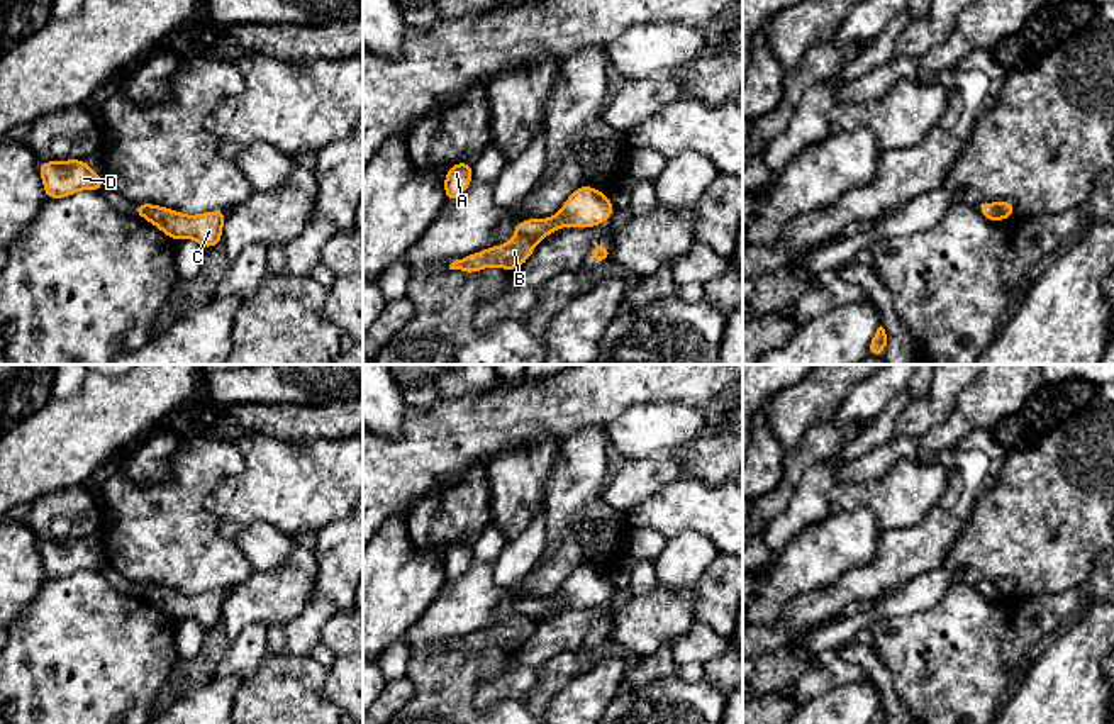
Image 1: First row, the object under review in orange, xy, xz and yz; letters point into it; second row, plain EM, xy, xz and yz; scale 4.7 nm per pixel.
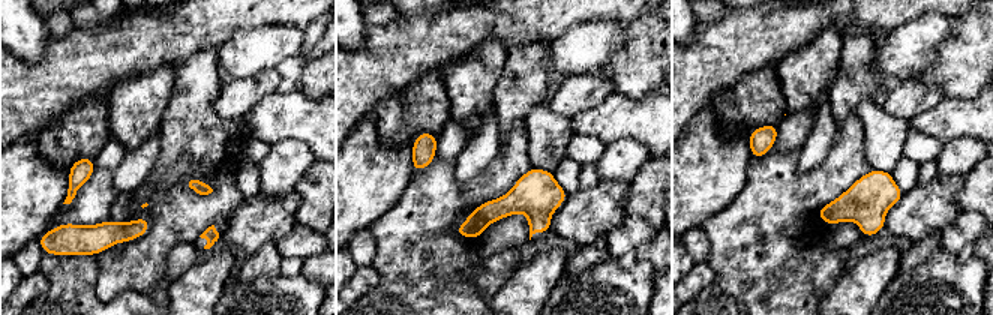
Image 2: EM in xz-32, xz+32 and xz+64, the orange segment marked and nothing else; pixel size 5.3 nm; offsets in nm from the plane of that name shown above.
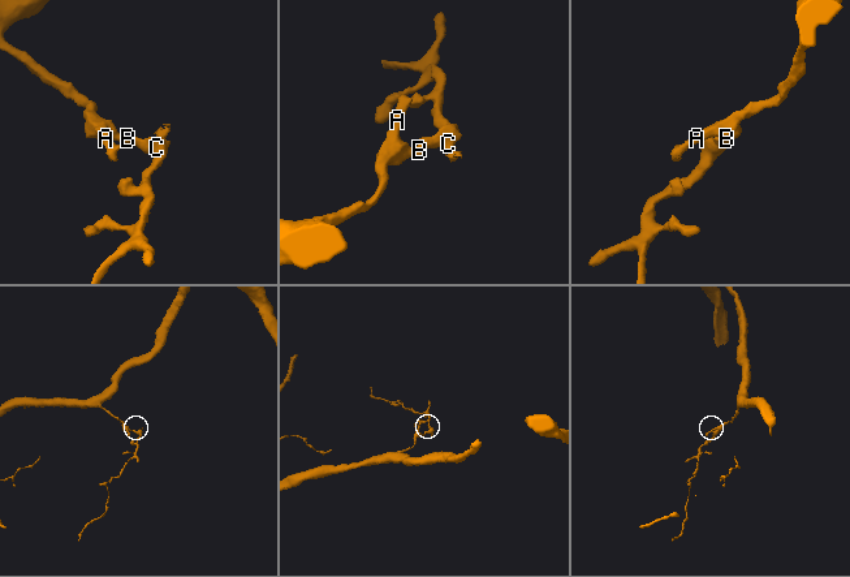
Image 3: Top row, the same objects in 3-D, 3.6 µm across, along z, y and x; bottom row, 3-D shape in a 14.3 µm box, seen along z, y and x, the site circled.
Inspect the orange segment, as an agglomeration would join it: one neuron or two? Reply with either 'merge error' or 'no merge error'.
merge error

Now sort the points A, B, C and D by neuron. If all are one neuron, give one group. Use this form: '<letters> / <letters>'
A B D / C

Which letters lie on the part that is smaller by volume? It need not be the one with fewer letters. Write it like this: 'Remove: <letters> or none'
Remove: C

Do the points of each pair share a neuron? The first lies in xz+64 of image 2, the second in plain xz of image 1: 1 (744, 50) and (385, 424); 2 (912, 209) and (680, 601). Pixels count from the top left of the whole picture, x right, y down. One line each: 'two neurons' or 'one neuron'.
1: two neurons
2: one neuron

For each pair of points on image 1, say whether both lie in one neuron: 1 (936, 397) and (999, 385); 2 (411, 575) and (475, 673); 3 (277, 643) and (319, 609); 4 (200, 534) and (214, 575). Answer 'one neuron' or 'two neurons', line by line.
1: two neurons
2: two neurons
3: one neuron
4: one neuron

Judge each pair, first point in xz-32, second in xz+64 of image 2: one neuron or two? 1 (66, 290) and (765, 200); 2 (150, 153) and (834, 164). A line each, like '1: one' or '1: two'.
1: one
2: two

